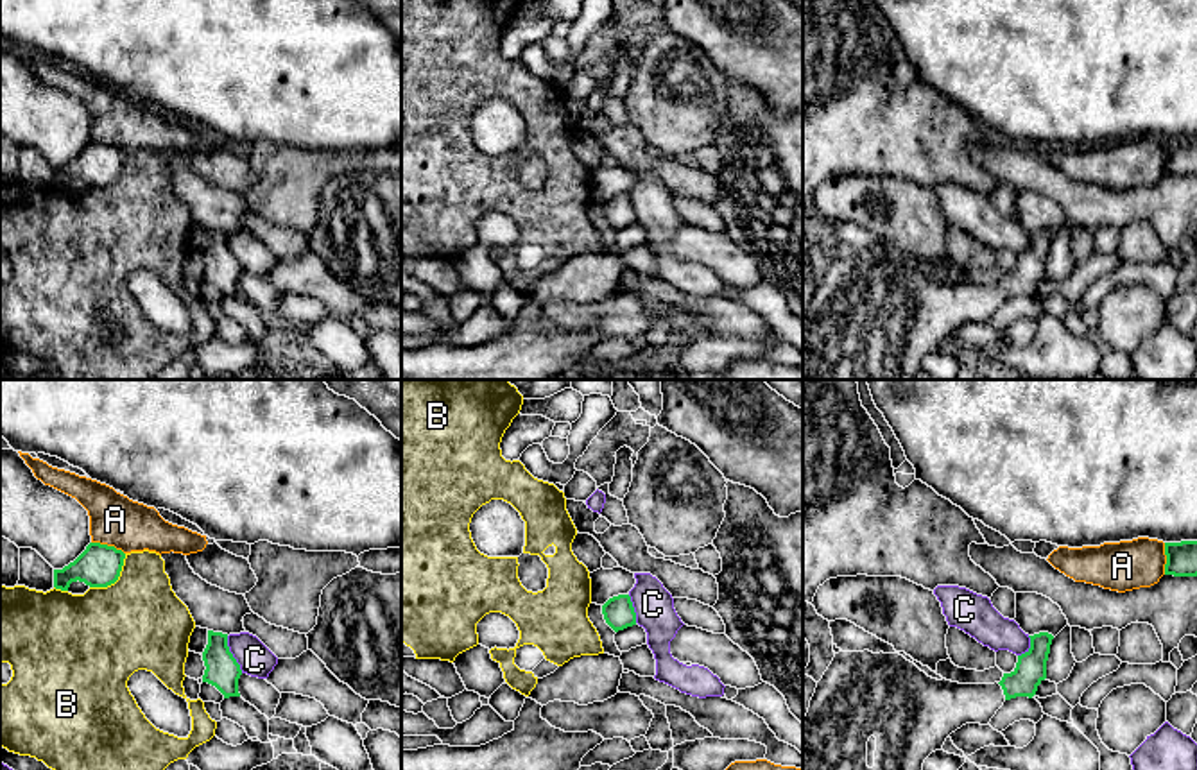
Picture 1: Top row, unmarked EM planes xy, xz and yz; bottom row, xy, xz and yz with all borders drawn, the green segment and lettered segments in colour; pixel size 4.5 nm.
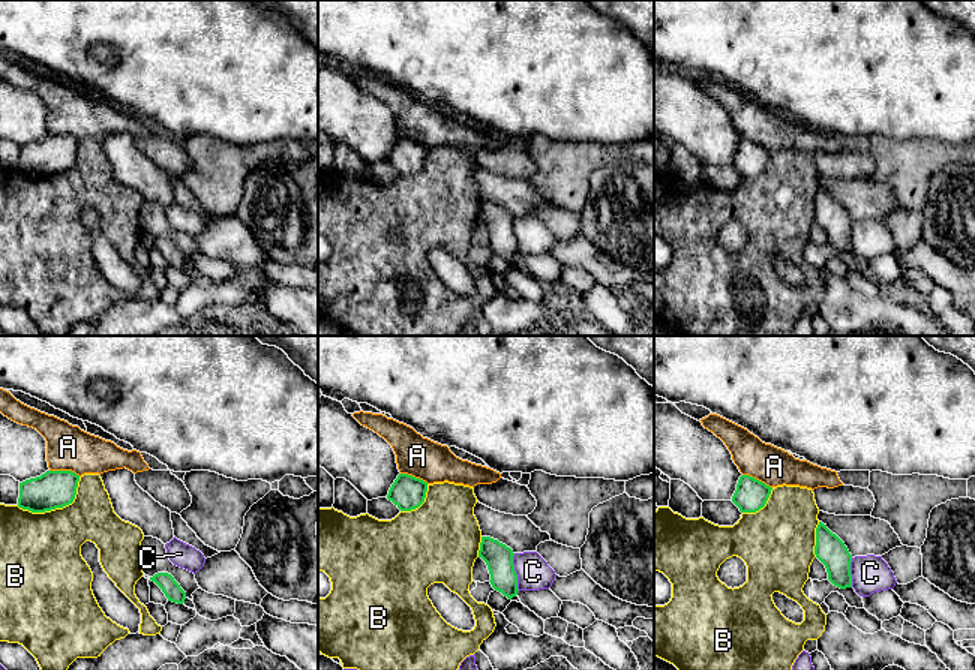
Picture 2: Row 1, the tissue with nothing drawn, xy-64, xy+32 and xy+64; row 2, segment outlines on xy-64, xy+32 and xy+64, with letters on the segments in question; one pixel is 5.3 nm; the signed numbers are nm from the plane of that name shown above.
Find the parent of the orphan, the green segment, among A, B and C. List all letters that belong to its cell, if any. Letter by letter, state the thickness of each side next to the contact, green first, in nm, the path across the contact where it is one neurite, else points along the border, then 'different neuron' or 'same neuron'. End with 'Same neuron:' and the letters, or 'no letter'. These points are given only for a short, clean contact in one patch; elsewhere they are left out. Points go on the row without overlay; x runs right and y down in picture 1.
A: 190 nm thick on the green side, 240 nm on the other; different neuron
B: 190 nm thick on the green side, 420 nm on the other; different neuron
C: 150 nm thick on the green side, 150 nm on the other; border along xy (226, 235), (226, 244), (242, 271); different neuron
Same neuron: no letter

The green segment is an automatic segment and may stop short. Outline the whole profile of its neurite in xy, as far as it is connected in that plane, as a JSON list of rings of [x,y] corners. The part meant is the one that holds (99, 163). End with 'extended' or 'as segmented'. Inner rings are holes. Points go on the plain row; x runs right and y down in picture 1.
[[[90,141],[86,149],[63,168],[54,168],[54,186],[68,190],[72,181],[90,186],[108,186],[120,175],[125,152],[115,145]]]; as segmented

